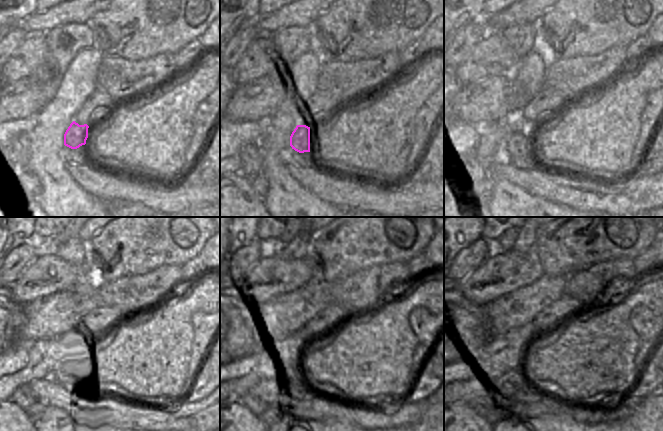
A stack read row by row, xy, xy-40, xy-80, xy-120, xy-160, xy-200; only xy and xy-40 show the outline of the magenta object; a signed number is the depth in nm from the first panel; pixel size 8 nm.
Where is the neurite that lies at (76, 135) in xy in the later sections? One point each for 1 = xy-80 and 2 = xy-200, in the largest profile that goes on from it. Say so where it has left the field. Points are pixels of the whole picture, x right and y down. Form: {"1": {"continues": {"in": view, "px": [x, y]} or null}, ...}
{"1": {"continues": {"in": "xy-80", "px": [521, 142]}}, "2": {"continues": {"in": "xy-200", "px": [518, 384]}}}

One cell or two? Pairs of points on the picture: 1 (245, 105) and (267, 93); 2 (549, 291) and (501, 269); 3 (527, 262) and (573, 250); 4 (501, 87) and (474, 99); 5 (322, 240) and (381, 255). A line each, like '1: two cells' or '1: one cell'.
1: one cell
2: two cells
3: two cells
4: one cell
5: one cell

